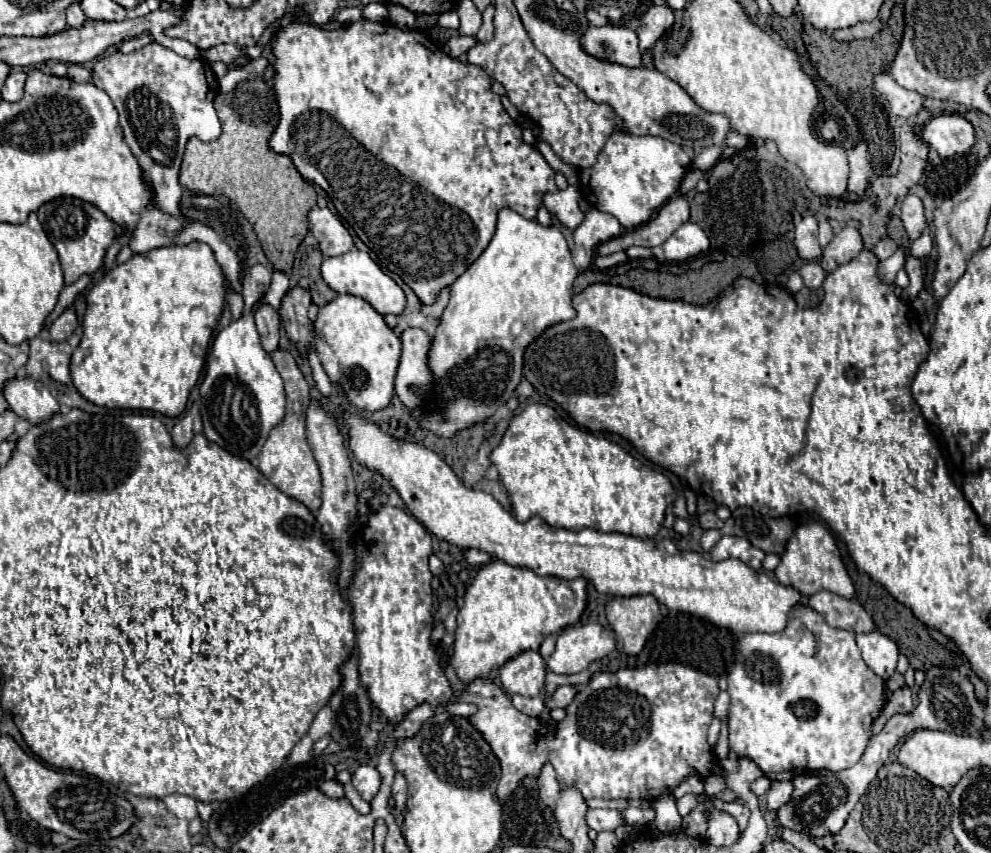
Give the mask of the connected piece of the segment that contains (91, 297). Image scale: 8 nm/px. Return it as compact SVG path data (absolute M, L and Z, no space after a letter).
M192 241L188 245L170 245L170 247L158 247L152 249L148 253L142 255L132 255L126 263L120 263L116 267L112 267L110 271L104 273L104 277L90 289L88 297L86 297L88 309L82 321L84 333L82 333L82 341L78 345L78 349L72 355L72 363L70 363L70 373L72 373L72 381L76 385L76 389L80 391L82 397L86 397L88 401L108 407L108 409L140 409L140 411L158 411L166 417L178 417L184 409L186 409L186 401L188 395L192 391L192 387L196 385L200 375L205 367L206 356L212 341L212 333L218 325L218 319L222 315L224 303L226 303L226 279L224 273L220 269L220 265L214 259L214 251L198 241Z

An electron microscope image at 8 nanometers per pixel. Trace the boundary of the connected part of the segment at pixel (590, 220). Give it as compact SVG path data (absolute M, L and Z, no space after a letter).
M590 209L584 215L584 221L574 231L574 263L578 269L586 269L596 253L596 247L612 237L622 233L620 223L610 213L602 213L598 209Z

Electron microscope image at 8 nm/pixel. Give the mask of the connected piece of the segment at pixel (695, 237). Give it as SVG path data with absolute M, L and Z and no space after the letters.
M684 223L672 237L668 237L666 243L662 243L660 247L650 247L648 257L654 255L656 259L662 261L684 261L706 251L708 245L710 241L698 225Z

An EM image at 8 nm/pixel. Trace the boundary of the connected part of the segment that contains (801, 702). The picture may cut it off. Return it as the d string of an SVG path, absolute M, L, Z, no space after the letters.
M796 607L792 609L788 627L782 633L752 633L752 635L744 635L738 641L738 653L736 653L736 661L730 669L728 675L728 693L730 693L730 713L728 713L728 739L730 739L730 747L738 753L744 755L748 759L752 759L762 773L768 779L776 779L776 781L790 781L800 773L808 773L808 771L822 771L822 769L830 769L830 771L842 771L848 769L852 765L856 765L856 761L862 757L866 743L870 739L870 725L872 721L878 717L878 713L884 707L884 681L880 681L880 677L876 677L872 673L872 669L868 669L868 665L864 663L864 659L860 657L860 649L854 641L854 633L852 631L844 631L844 629L834 629L828 627L824 617L820 617L814 609L810 607Z

